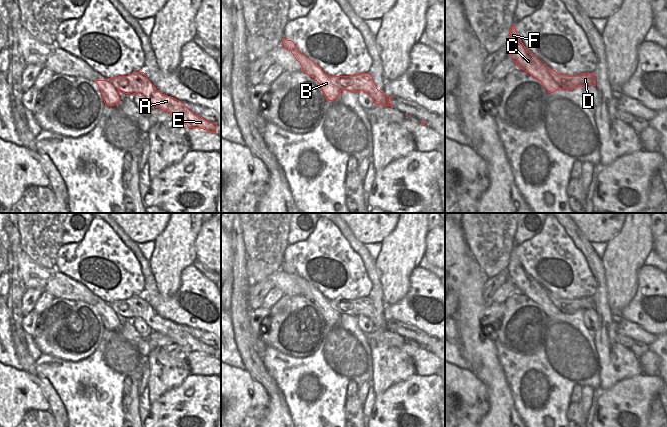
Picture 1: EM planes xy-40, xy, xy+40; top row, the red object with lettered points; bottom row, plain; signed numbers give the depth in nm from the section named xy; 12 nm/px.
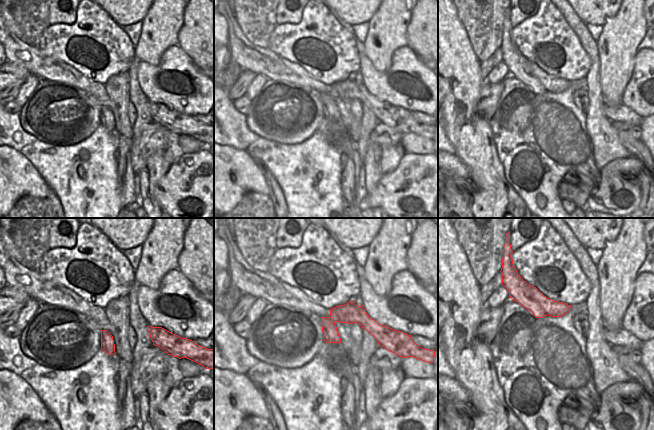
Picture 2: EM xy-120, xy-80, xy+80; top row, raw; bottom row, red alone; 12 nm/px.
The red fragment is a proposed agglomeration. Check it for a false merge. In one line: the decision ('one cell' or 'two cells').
two cells

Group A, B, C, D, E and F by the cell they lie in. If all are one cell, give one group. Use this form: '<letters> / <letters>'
A D E / B C F

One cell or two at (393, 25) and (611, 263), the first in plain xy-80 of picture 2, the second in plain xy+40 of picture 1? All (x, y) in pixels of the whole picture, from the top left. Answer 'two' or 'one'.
one

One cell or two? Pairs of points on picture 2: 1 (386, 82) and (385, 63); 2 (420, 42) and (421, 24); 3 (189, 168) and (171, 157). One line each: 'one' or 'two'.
1: two
2: one
3: two

